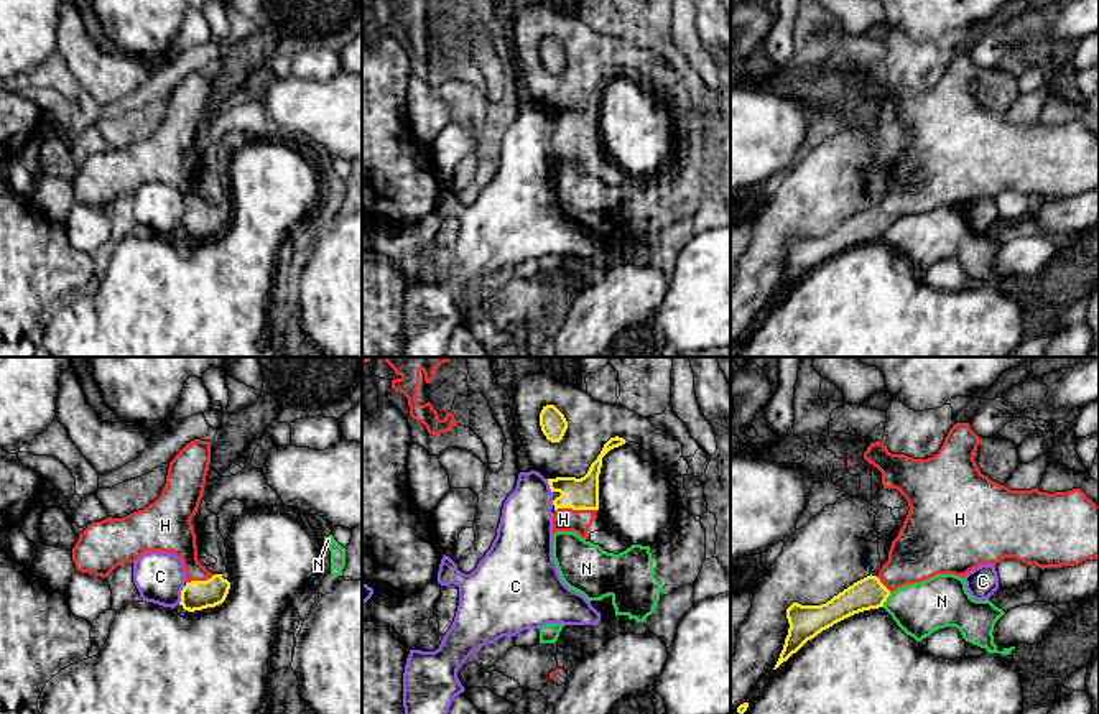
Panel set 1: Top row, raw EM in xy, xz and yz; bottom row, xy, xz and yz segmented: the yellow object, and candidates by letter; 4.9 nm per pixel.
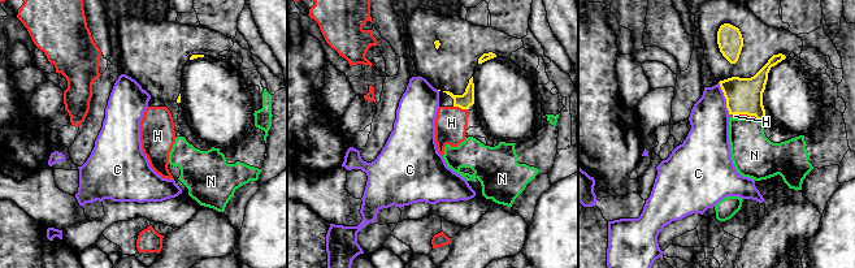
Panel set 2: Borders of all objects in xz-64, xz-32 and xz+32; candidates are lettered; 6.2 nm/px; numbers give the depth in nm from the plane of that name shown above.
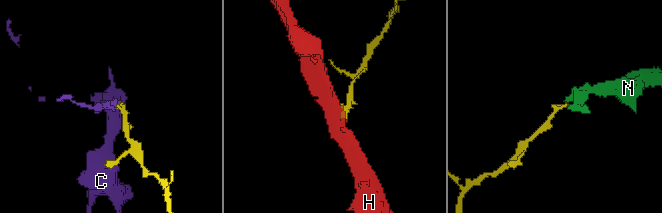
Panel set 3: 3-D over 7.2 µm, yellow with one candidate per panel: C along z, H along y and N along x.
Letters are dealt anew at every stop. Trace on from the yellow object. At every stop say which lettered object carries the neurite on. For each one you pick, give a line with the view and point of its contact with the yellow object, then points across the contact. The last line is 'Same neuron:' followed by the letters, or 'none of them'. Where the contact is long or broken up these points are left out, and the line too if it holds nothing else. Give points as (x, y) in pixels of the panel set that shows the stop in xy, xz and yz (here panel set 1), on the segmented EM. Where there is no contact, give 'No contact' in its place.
H: Touches yellow at xz (575, 509). Path across: xz (579, 494), (575, 509), (563, 519)
Same neuron: H

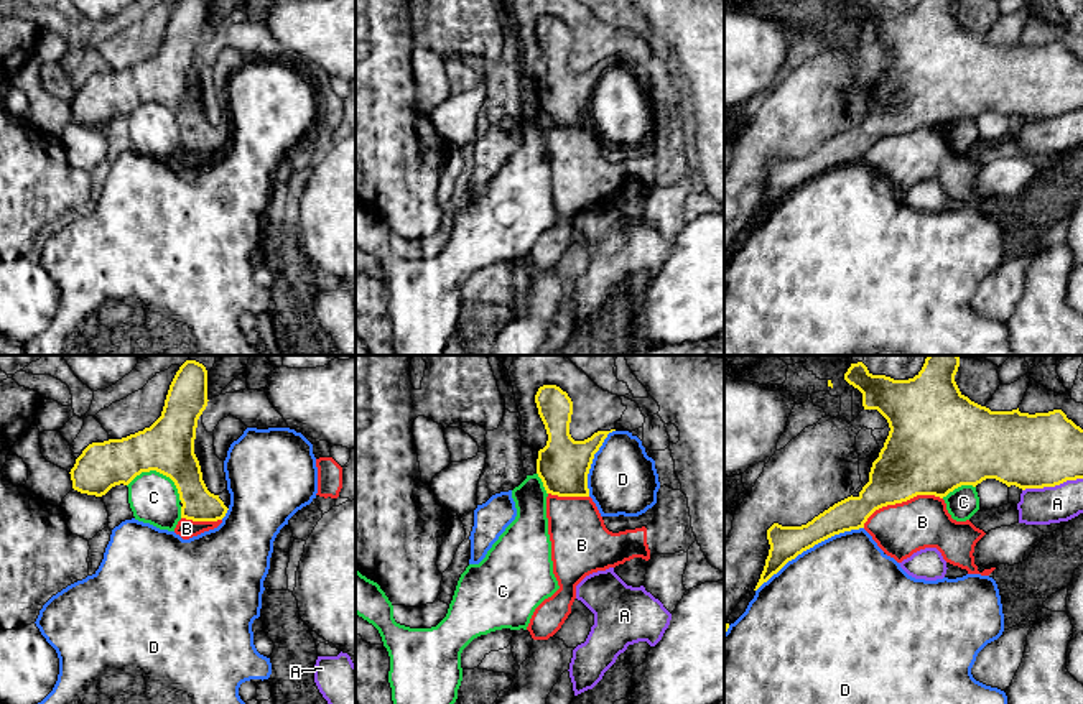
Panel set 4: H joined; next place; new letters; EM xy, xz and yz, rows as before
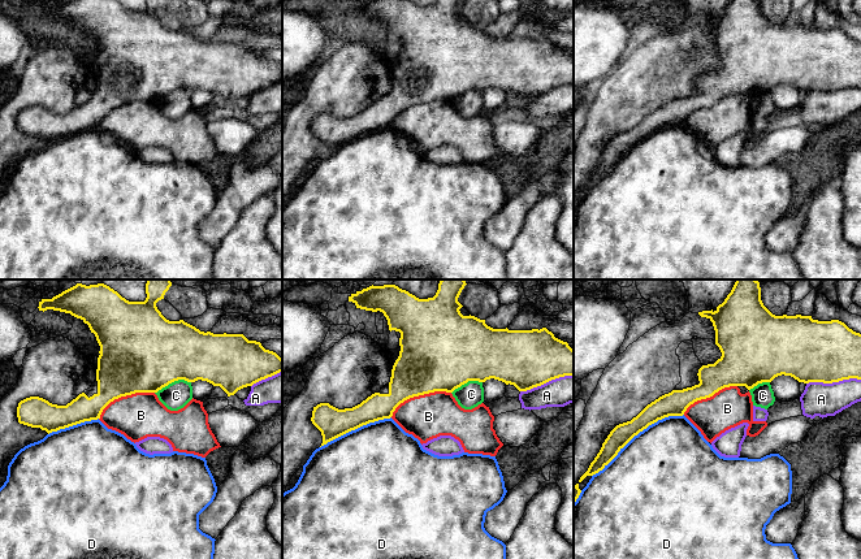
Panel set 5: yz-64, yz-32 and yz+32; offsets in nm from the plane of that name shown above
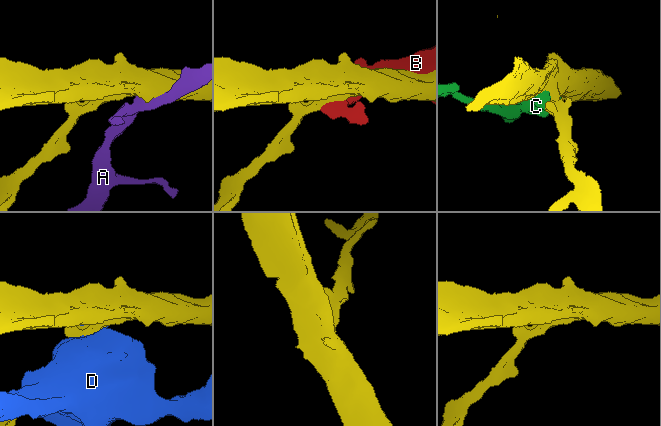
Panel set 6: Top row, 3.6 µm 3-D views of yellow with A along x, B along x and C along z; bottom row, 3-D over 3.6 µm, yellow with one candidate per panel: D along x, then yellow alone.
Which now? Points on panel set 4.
Same neuron: none of them

